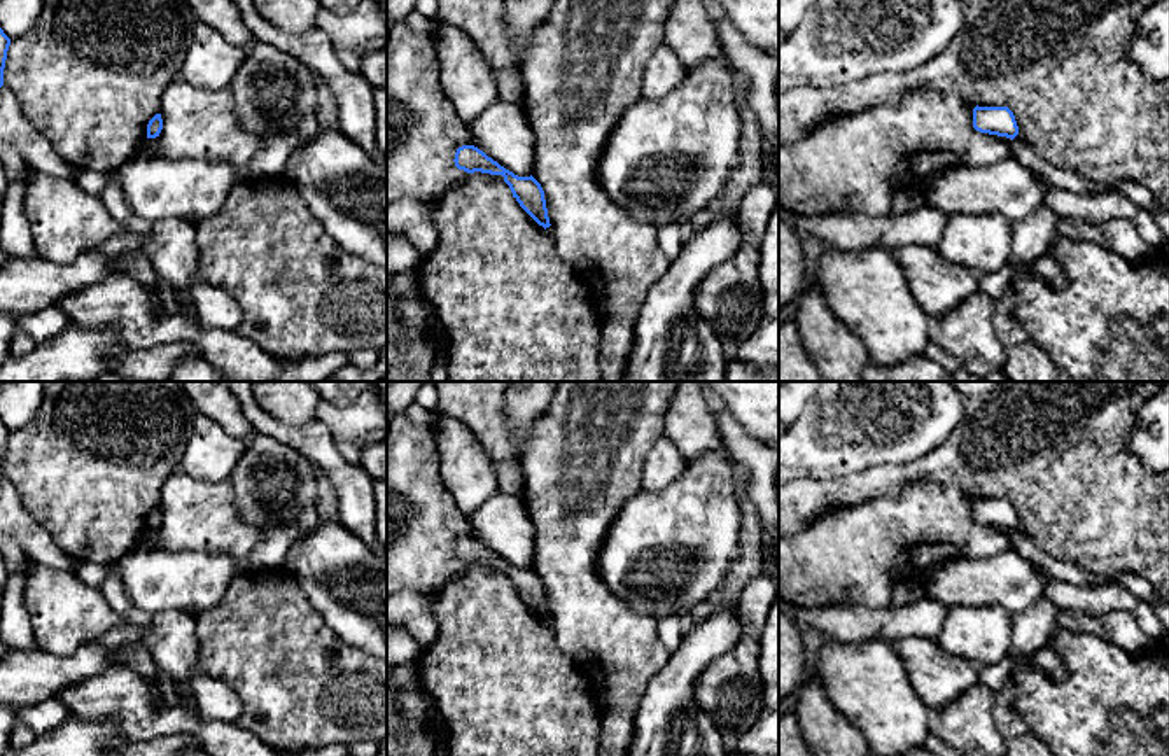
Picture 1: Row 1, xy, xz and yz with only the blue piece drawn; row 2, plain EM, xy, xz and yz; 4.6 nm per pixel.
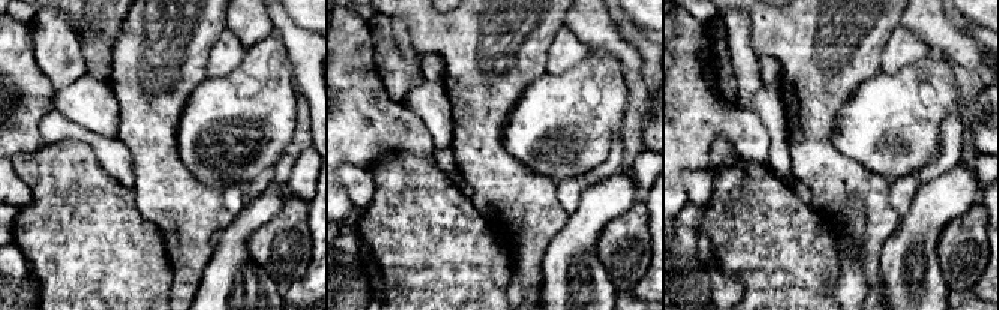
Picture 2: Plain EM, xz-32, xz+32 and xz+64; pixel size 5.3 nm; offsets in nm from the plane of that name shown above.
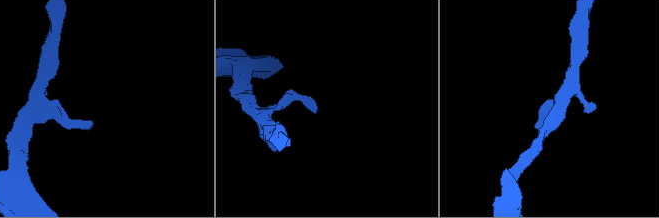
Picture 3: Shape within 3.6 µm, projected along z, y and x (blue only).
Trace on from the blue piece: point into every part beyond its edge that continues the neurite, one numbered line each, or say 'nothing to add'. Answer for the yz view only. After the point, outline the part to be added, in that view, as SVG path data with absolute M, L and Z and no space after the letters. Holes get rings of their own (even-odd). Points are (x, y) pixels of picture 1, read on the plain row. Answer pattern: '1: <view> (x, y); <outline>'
nothing to add

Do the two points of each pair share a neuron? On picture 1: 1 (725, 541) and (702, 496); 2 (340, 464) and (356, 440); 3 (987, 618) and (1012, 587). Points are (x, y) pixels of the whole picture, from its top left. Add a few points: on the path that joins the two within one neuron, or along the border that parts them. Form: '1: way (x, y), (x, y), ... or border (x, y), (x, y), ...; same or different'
1: way (714, 531), (702, 518), (702, 506); same
2: border (321, 420), (329, 429), (335, 447), (357, 466); different
3: border (956, 604), (1001, 606), (1010, 615); different

